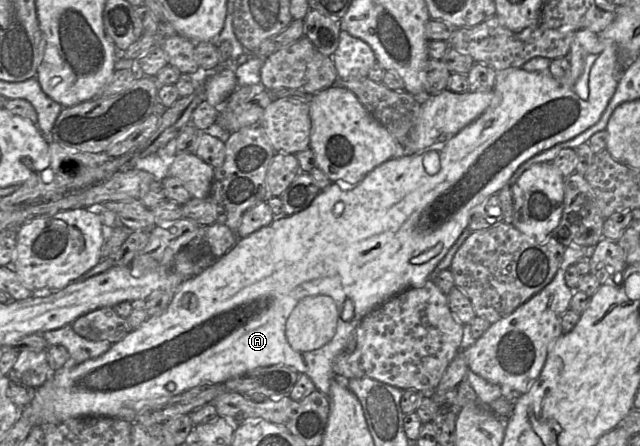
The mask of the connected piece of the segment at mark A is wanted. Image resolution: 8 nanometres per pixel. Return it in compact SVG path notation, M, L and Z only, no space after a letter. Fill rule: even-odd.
M581 29L575 33L570 52L566 57L569 60L570 68L565 77L561 79L554 78L549 71L529 72L522 68L509 68L497 71L496 82L493 88L493 100L490 106L482 115L463 128L448 142L434 144L414 154L392 158L375 168L354 186L331 182L329 187L320 191L304 210L291 216L274 219L270 225L262 227L245 238L238 239L235 245L211 266L194 277L185 280L173 293L169 305L163 312L148 317L140 327L131 330L123 339L112 344L107 352L80 364L52 371L49 379L34 390L31 403L20 410L21 415L25 415L32 425L39 426L57 425L70 418L78 417L121 418L133 424L133 418L141 410L147 410L155 404L163 404L172 396L178 395L201 383L224 383L231 378L242 376L257 368L273 365L285 365L293 368L299 374L307 375L314 383L316 389L329 398L330 386L336 377L333 372L333 362L368 312L396 294L408 288L419 287L428 280L438 263L445 257L462 232L467 229L471 217L476 217L475 214L470 216L471 209L481 204L491 195L498 194L505 186L509 186L511 177L524 162L559 143L573 139L600 120L616 91L620 75L622 74L623 68L619 58L618 47L613 41L602 39L599 34L588 29ZM318 294L331 297L336 305L338 318L335 333L331 340L319 349L296 351L289 345L285 336L287 318L299 301L307 296Z

